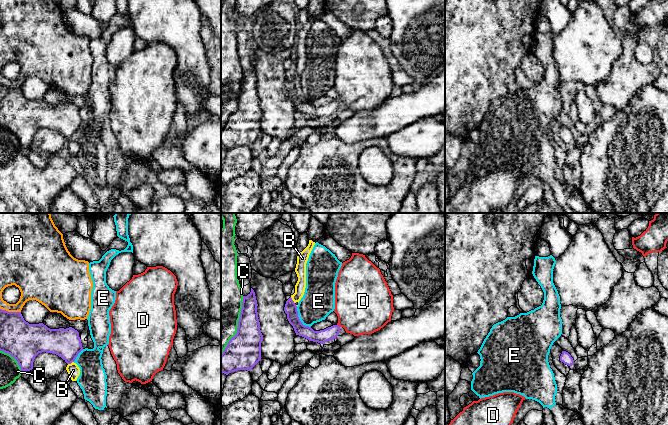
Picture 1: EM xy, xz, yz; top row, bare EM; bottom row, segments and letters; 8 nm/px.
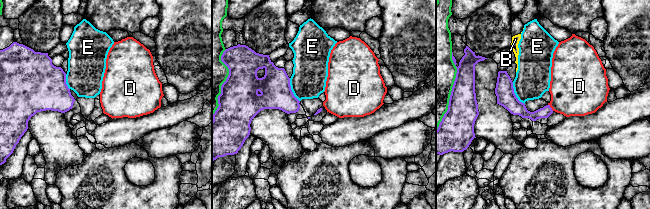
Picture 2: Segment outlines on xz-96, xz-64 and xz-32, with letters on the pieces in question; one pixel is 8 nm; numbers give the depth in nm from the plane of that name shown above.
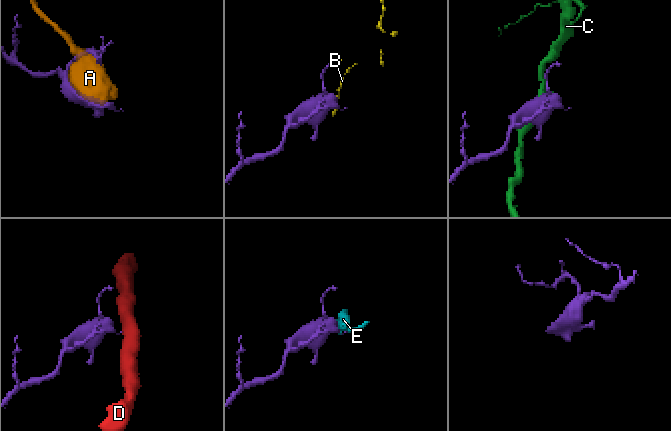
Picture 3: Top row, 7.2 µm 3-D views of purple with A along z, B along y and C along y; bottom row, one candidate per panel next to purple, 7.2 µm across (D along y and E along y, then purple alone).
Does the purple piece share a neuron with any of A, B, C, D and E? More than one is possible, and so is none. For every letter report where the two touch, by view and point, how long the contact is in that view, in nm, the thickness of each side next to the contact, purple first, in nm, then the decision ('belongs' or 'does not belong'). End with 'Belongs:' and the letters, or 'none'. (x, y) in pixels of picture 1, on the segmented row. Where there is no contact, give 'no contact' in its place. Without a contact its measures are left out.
A: xy (10, 312) | 170 nm | 300/180 nm | does not belong
B: xz (292, 300) | 70 nm | 100/90 nm | does not belong
C: xz (238, 325) | 500 nm | 280/340 nm | does not belong
D: xz (339, 326) | 40 nm | 110/440 nm | does not belong
E: xz (299, 319) | 200 nm | 110/260 nm | does not belong
Belongs: none

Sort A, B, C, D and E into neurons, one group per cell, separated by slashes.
A / B / C / D / E

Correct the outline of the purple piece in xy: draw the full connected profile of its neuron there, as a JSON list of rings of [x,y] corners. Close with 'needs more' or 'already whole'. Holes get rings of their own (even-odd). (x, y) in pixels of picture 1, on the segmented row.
[[[0,309],[0,351],[15,358],[21,371],[32,370],[39,353],[56,354],[71,364],[82,350],[79,332],[74,328],[50,329],[43,323],[29,324],[21,312]]]; already whole

